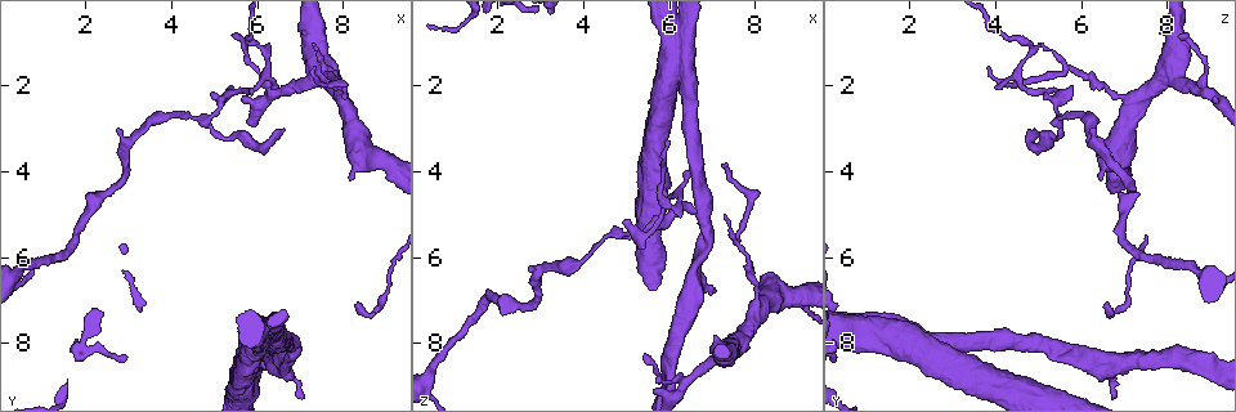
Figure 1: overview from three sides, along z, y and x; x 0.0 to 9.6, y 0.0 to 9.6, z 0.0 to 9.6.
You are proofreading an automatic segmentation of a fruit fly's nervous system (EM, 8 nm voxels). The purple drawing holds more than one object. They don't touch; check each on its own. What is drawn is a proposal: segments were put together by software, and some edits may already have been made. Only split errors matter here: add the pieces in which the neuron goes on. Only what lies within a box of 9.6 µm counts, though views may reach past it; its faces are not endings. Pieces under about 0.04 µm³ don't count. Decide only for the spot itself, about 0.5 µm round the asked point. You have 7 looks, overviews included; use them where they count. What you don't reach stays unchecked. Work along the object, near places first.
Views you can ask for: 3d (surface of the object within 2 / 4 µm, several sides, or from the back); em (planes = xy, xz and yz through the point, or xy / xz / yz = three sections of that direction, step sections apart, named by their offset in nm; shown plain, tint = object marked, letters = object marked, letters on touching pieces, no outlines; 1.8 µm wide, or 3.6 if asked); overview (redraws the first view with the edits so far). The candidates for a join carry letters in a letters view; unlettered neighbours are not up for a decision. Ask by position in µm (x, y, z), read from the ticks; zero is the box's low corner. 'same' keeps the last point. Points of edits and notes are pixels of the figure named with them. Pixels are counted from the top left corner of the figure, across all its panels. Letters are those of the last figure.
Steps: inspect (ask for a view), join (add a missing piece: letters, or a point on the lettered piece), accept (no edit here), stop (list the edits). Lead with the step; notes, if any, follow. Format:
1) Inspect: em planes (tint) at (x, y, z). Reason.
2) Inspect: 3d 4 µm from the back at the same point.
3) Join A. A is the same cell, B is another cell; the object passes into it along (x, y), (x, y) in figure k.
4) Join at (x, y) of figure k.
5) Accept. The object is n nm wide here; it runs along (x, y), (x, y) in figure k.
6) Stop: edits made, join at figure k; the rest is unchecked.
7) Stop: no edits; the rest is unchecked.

Inspect: em xy step 16 (tint) at (6.05, 7.85, 1.90).

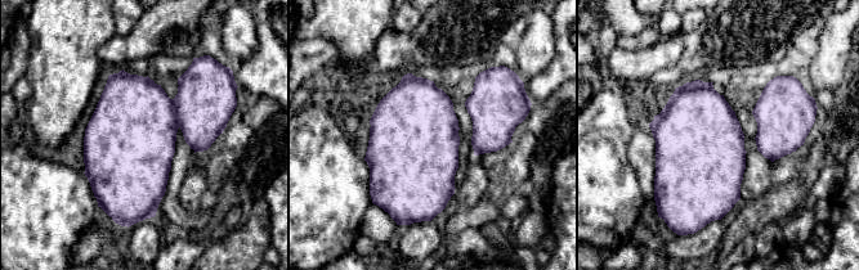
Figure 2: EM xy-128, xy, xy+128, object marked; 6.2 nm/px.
Inspect: em planes (letters) at the same point. Another direction.

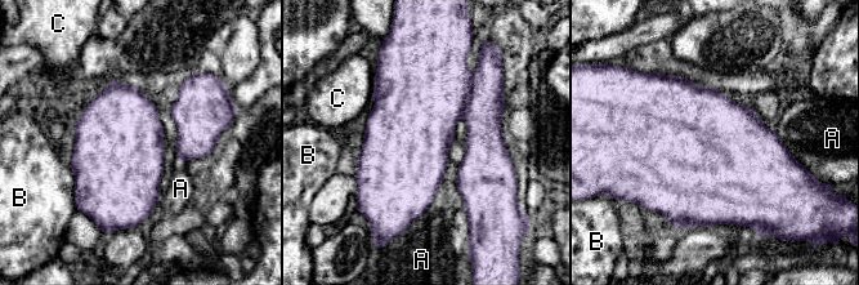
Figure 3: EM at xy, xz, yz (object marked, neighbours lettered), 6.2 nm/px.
Accept. A, B and C are other cells; a border runs along (443, 179), (432, 204), (406, 230) in figure 3; none of them fits.

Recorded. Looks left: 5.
Inspect: 3d 4 µm at (6.65, 3.05, 4.95). Branch stops here.

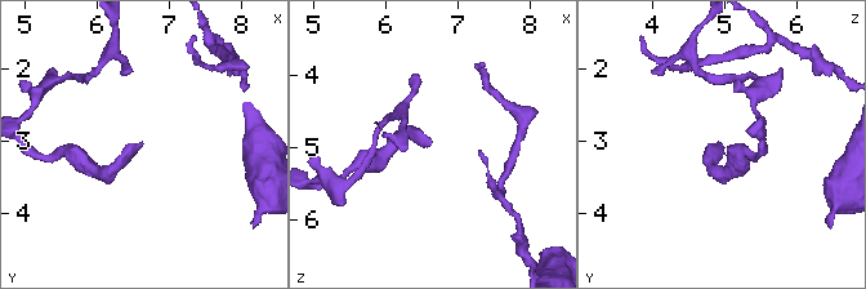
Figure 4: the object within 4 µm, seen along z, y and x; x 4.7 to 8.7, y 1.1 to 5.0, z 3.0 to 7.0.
Inspect: em planes (tint) at (6.60, 3.05, 5.00). Shape alone is not enough.

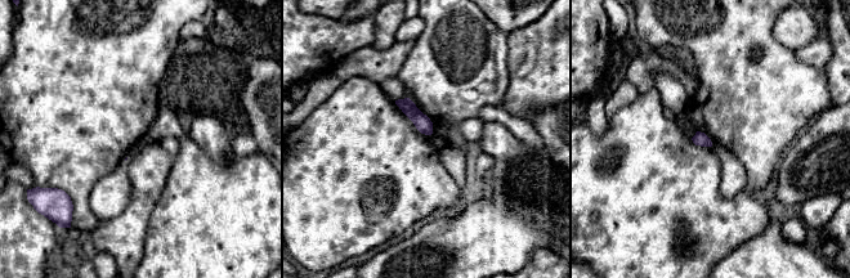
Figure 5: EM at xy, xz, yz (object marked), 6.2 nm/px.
Inspect: em planes (letters) at the same point. See the neighbours.

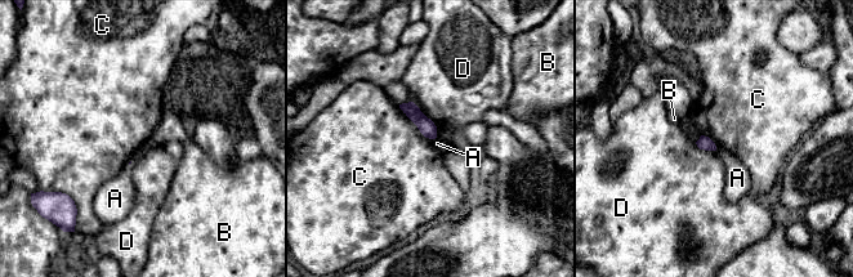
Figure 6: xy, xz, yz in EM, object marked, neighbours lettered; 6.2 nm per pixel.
Accept. The longest contact is with C, 320 nm; A, B, C and D are other cells; a border runs along (398, 105), (416, 128), (433, 139) in figure 6; none of them fits.

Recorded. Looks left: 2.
Inspect: 3d 4 µm at (8.15, 4.25, 6.40). An open end.

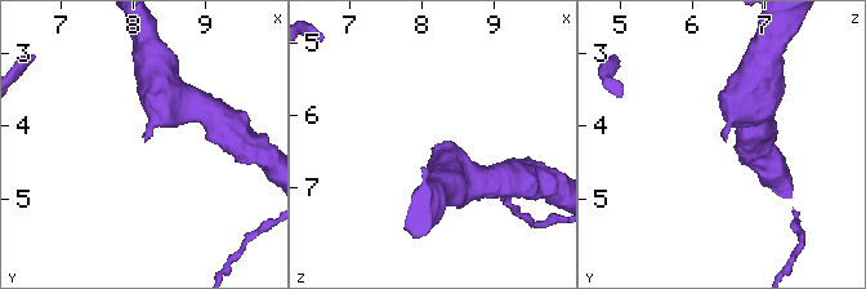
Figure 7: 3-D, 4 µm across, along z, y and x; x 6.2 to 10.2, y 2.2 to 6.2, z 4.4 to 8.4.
Inspect: em planes (letters) at (8.15, 4.20, 6.45). Now the EM.

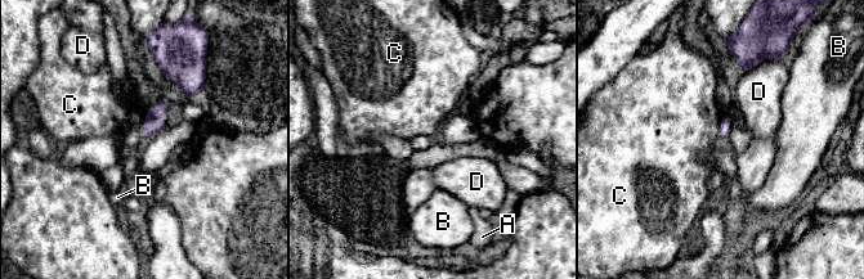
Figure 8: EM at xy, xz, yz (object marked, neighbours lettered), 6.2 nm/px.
Accept. A, B, C and D are other cells; a border runs along (720, 126), (719, 134) in figure 8; no lettered piece goes on from it.

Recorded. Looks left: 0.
Stop: no edits; the rest is unchecked.

